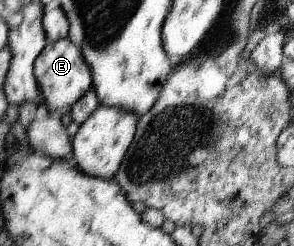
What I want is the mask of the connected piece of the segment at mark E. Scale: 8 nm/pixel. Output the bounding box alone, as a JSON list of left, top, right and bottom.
[35,37,93,116]

